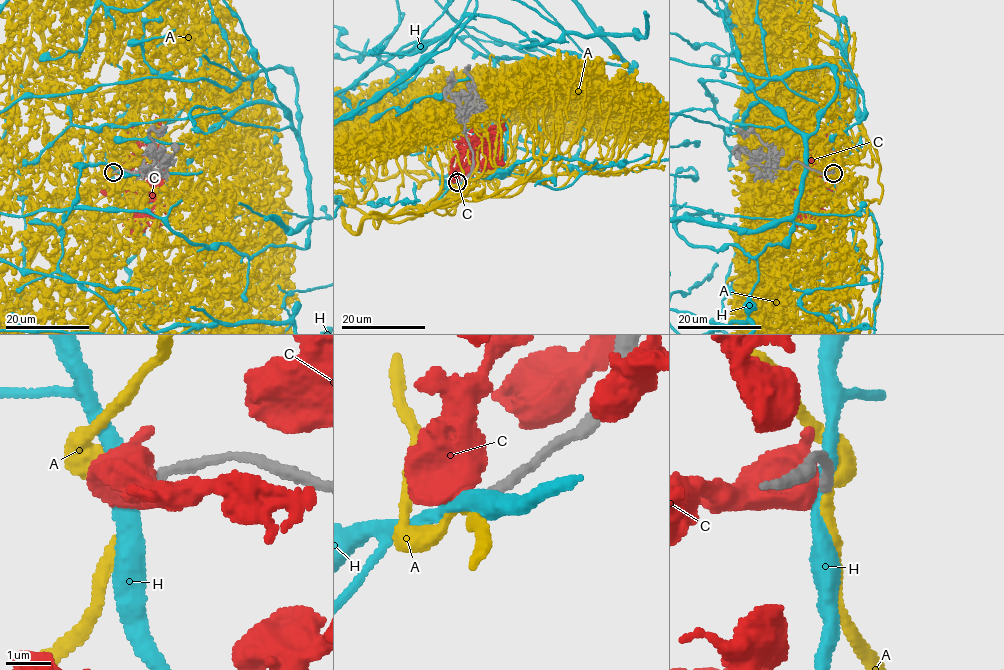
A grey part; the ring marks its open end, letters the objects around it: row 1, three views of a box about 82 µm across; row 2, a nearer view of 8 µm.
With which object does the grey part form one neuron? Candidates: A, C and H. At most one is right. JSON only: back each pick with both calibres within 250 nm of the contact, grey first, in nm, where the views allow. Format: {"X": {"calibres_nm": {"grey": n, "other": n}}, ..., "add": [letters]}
{"A": {"calibres_nm": {"grey": 240, "other": 180}}, "add": ["A"]}

